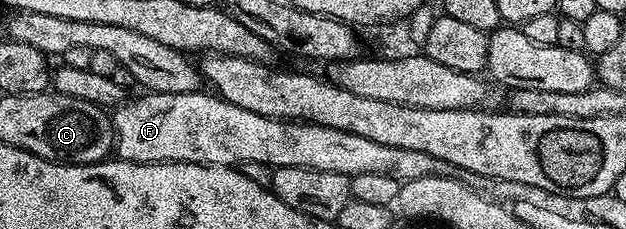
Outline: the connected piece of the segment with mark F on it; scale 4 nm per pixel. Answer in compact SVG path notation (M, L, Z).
M209 90L191 94L146 91L141 95L145 96L118 103L111 112L116 155L136 164L210 164L216 168L269 164L270 169L299 166L331 170L333 174L350 178L359 174L387 174L402 182L428 176L452 176L455 172L451 162L431 158L426 152L383 146L371 142L371 138L359 138L359 134L322 124L272 120L243 110Z

